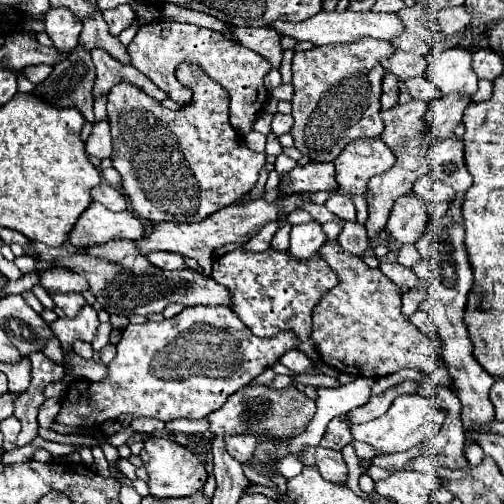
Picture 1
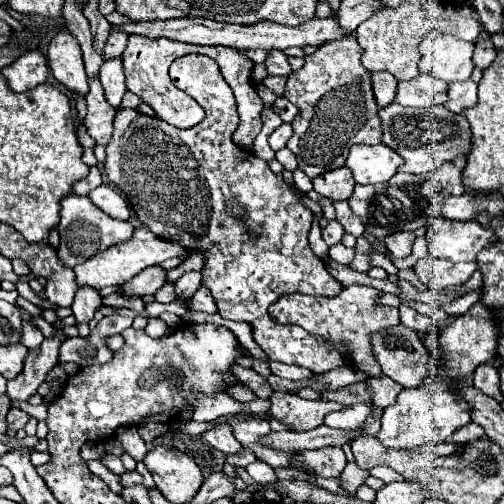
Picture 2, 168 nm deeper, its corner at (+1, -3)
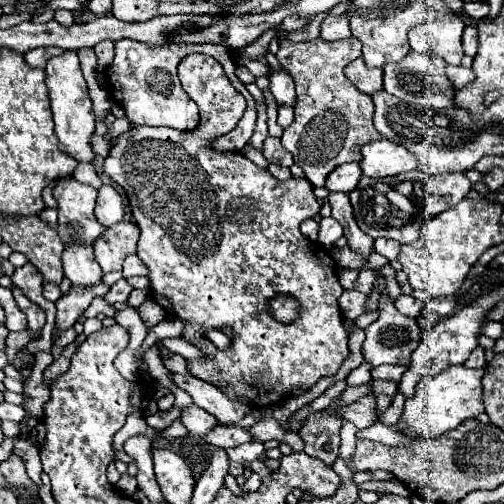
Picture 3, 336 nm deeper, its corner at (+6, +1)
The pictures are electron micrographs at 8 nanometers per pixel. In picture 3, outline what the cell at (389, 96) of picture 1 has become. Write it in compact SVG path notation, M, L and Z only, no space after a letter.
M356 58L354 62L350 62L346 66L346 76L350 78L350 82L364 94L372 96L376 92L382 90L382 68L368 68L362 58Z

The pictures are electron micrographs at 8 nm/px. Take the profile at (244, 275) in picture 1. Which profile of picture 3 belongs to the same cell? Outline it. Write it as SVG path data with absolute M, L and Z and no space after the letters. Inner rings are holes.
M190 54L180 60L177 69L183 89L198 105L198 126L188 132L132 126L112 140L112 148L104 158L104 172L128 194L132 216L142 232L138 256L150 270L152 298L166 308L170 316L186 320L182 336L210 358L208 362L188 362L190 372L196 378L224 388L230 398L242 398L242 402L250 402L252 406L272 406L288 398L292 388L312 388L320 378L334 376L350 356L348 334L338 308L338 298L344 288L338 282L332 256L318 252L320 246L300 232L300 224L306 218L314 218L320 210L310 182L296 176L280 182L240 152L218 152L210 146L218 136L238 124L246 108L246 100L234 90L222 66L210 56ZM278 292L286 292L302 304L296 322L284 326L268 316L266 304ZM222 324L234 330L232 348L226 352L204 338L208 328L220 328Z

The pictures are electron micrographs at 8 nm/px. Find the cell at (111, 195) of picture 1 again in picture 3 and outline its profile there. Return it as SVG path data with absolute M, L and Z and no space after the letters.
M102 184L102 188L98 190L94 214L96 214L98 222L104 226L114 226L116 222L120 222L124 218L122 198L110 184Z

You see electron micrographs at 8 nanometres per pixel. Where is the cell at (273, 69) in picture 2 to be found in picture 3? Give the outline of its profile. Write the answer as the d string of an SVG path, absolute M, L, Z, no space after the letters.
M272 70L270 74L270 92L278 100L278 104L294 104L294 82L288 70Z

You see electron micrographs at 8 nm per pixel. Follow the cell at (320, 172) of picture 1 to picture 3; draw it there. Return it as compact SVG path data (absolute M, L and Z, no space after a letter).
M358 162L352 164L342 164L334 168L328 178L326 178L326 190L328 192L352 192L358 186L358 180L362 176L362 170Z

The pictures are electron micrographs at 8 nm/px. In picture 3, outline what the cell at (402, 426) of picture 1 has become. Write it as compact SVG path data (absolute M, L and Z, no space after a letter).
M452 366L438 376L422 378L416 384L414 398L406 398L404 412L400 420L392 426L396 432L406 436L430 436L438 438L448 430L454 430L458 424L476 418L484 412L484 388L482 388L482 374L484 368L470 370L466 366Z

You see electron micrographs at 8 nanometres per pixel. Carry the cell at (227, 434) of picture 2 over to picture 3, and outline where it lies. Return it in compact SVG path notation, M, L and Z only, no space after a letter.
M190 404L182 410L180 420L188 428L188 432L194 436L206 436L210 430L214 430L218 426L218 420L210 412L206 412L194 404Z

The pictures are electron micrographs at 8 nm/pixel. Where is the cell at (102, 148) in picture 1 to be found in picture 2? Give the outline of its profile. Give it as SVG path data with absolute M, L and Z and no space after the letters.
M91 76L89 78L89 86L91 92L87 94L87 118L85 118L85 126L87 126L87 134L97 142L107 146L111 140L111 132L113 132L113 118L115 118L115 108L105 100L103 94L103 86L99 84L99 76Z

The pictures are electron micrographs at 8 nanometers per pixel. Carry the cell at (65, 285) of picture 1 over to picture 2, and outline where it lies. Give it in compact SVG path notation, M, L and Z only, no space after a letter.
M145 226L135 228L133 236L127 242L115 244L107 250L103 250L101 254L95 254L93 258L89 258L87 262L75 266L75 274L77 274L77 284L81 286L91 286L91 288L103 288L103 286L121 286L125 282L129 282L135 274L139 274L143 268L147 266L155 266L161 264L163 260L172 257L184 258L187 256L187 250L179 244L173 242L165 242L161 238L157 238L151 230L147 230Z

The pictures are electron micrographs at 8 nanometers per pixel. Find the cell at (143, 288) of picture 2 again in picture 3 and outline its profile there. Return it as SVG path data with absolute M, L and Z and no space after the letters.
M120 278L120 280L110 288L110 292L106 294L106 302L108 302L108 304L124 302L124 300L130 296L130 292L132 292L132 286L128 284L128 280L126 280L126 278Z

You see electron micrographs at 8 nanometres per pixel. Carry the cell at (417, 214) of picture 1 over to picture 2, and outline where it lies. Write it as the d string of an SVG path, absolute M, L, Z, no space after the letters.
M397 232L385 238L387 250L395 256L395 258L407 258L411 254L411 246L413 246L415 234L413 232Z

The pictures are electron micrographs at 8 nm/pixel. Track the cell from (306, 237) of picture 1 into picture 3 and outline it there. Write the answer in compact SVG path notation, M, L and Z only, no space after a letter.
M332 216L320 220L318 242L320 242L322 246L332 246L340 236L342 236L342 226L340 226Z

